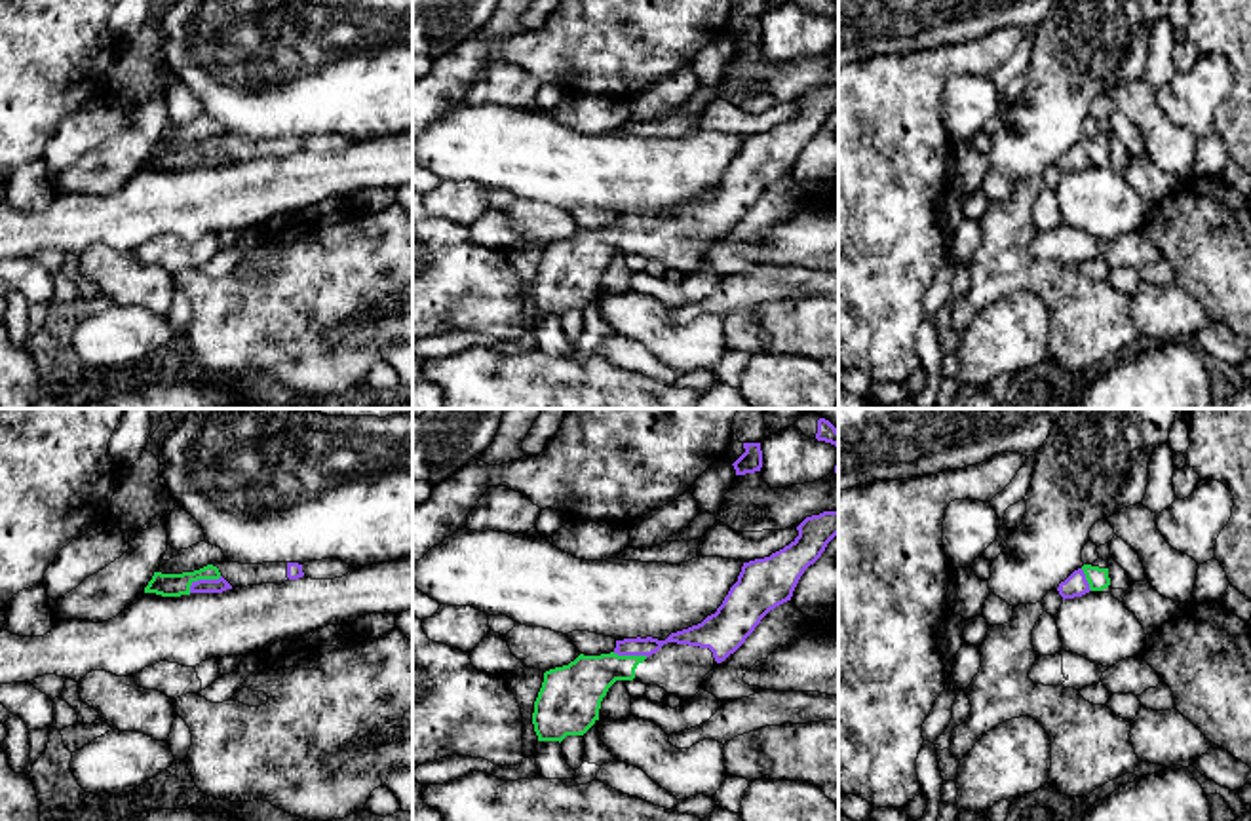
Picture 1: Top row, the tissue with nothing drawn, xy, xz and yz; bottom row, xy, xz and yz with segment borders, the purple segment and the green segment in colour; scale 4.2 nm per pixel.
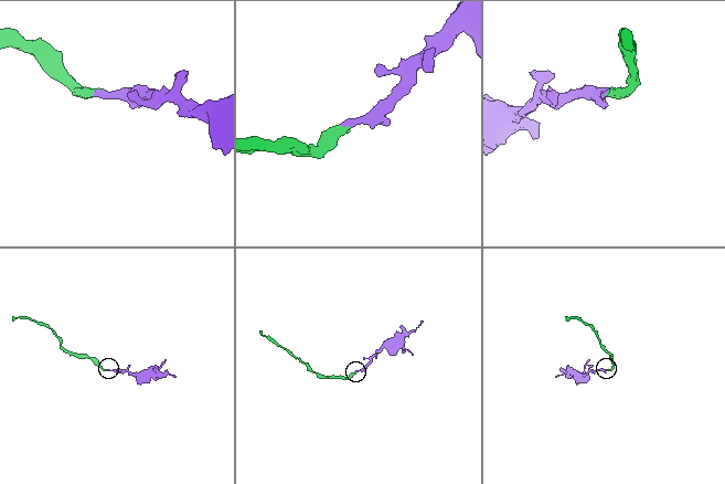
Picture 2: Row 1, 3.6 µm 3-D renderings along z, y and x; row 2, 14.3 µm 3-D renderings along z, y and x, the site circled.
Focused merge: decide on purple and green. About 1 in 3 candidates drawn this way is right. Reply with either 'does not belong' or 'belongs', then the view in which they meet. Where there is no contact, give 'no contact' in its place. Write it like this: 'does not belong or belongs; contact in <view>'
belongs; contact in xy

